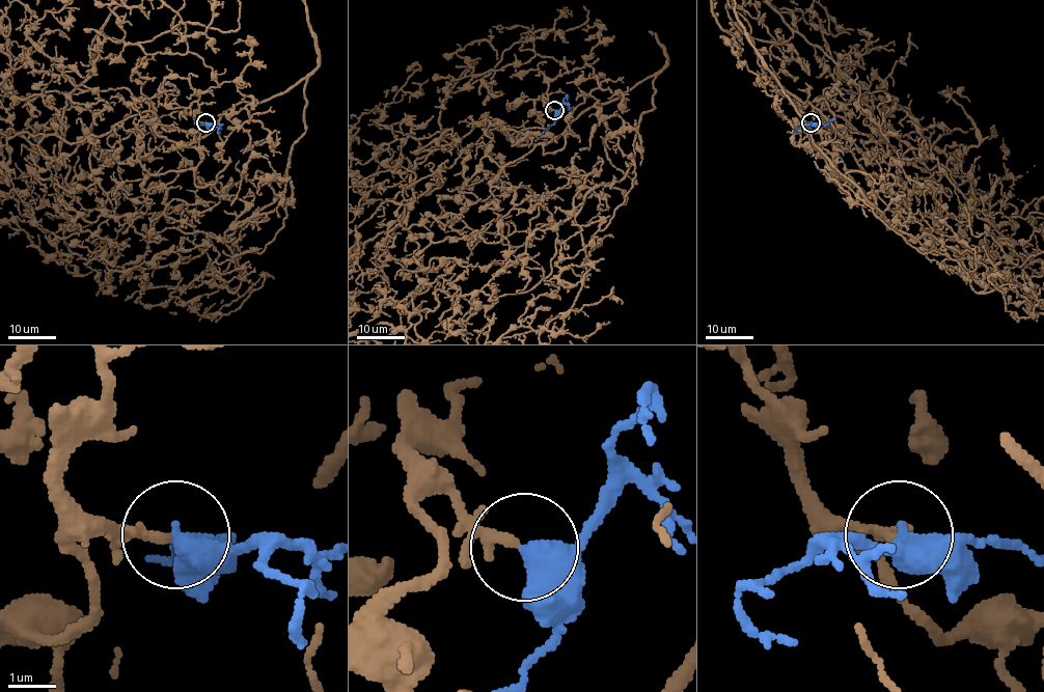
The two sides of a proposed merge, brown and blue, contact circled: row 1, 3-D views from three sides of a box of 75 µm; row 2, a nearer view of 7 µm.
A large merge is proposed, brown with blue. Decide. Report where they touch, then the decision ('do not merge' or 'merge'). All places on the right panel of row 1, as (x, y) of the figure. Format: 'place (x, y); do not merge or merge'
place (811, 122); merge

